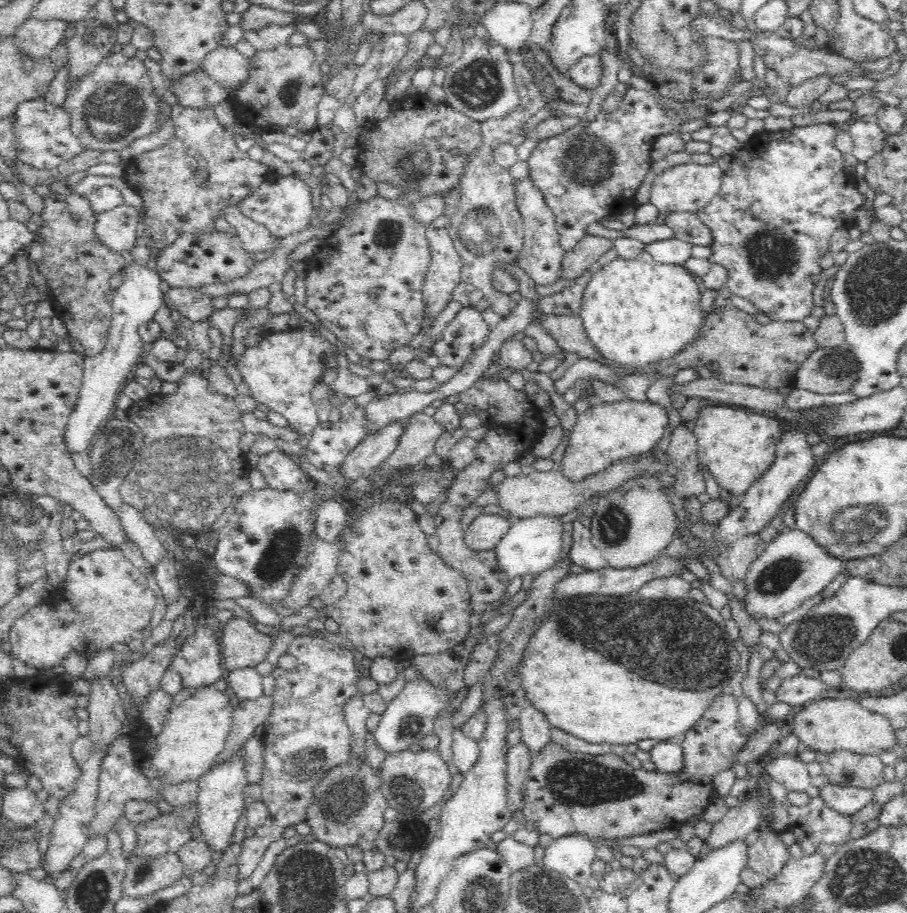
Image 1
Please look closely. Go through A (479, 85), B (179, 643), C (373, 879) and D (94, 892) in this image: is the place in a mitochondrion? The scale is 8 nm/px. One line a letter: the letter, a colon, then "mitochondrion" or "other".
A: mitochondrion
B: other
C: other
D: mitochondrion

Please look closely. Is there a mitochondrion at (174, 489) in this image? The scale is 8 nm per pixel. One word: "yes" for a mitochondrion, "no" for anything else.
yes

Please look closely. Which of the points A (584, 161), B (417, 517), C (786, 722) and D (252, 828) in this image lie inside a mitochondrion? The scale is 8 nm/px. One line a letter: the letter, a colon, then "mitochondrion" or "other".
A: mitochondrion
B: other
C: other
D: other

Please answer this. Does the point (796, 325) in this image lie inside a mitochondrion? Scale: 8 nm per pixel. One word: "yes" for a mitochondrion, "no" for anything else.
no

